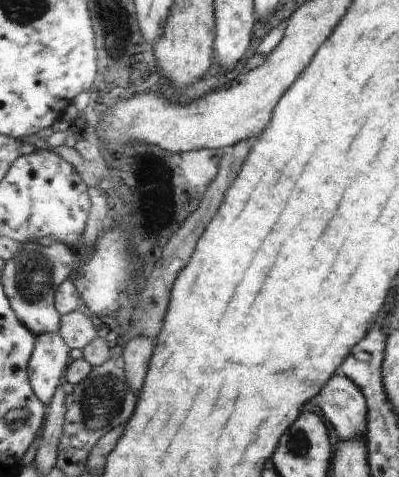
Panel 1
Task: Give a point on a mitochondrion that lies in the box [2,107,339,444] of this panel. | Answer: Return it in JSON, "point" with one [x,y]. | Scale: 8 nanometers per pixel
{"point":[103,400]}

